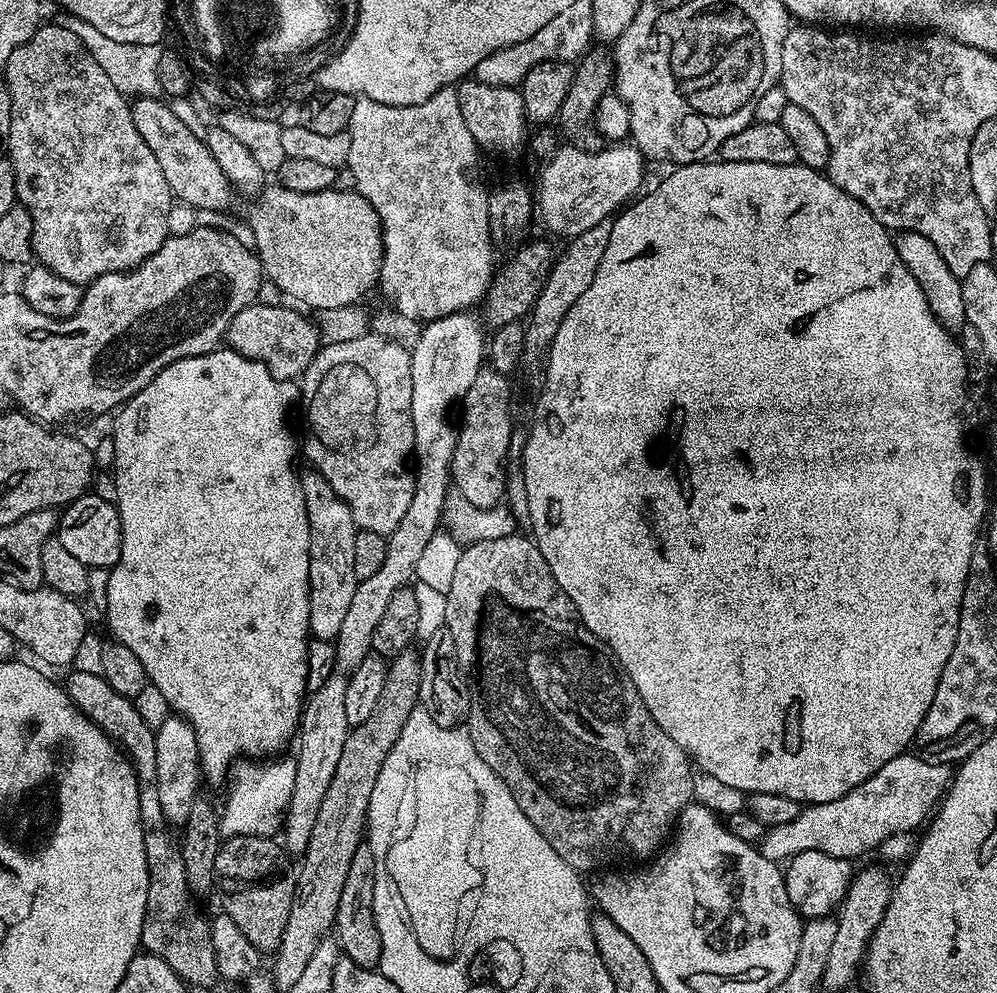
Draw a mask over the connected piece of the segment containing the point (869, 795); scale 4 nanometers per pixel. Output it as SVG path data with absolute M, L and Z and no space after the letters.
M920 754L912 755L890 758L882 770L854 786L850 794L842 794L842 798L834 798L834 802L801 807L798 818L784 826L768 828L758 845L761 854L777 862L787 862L798 854L806 854L806 850L818 850L830 854L830 858L852 862L855 856L871 848L872 851L877 849L891 836L913 833L914 828L919 829L935 813L944 799L952 783L954 768L951 764L926 762Z

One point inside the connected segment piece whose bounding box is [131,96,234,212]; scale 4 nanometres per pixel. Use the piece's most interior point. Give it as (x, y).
(194, 177)

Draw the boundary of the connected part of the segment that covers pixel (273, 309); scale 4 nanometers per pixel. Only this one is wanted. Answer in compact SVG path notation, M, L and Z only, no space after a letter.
M257 302L246 305L238 310L234 322L228 328L227 339L236 340L235 351L241 352L246 358L267 364L275 380L292 382L303 377L312 359L320 353L322 343L317 321L312 318L307 320L303 311L288 307L292 306L264 306Z

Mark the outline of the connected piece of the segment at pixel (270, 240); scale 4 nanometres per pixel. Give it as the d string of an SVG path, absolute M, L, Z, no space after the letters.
M279 186L267 188L253 199L257 200L249 206L246 214L253 232L254 251L260 257L265 277L272 280L289 301L305 304L300 305L305 309L326 311L359 305L363 296L377 287L384 257L382 226L374 206L370 206L364 195L357 191L342 193L330 187L314 194L294 194L294 190Z

